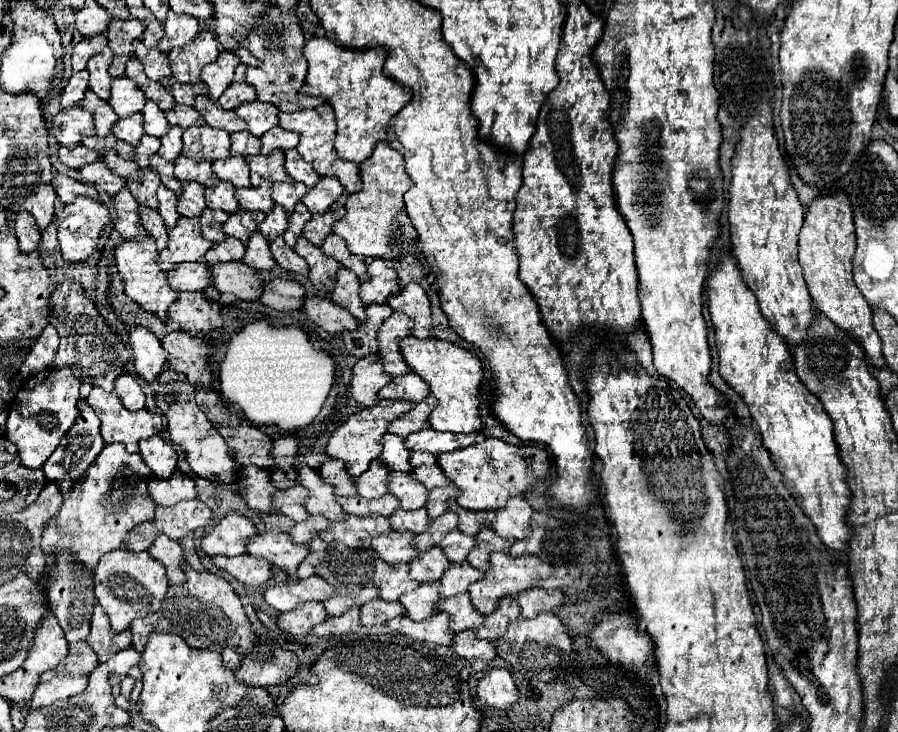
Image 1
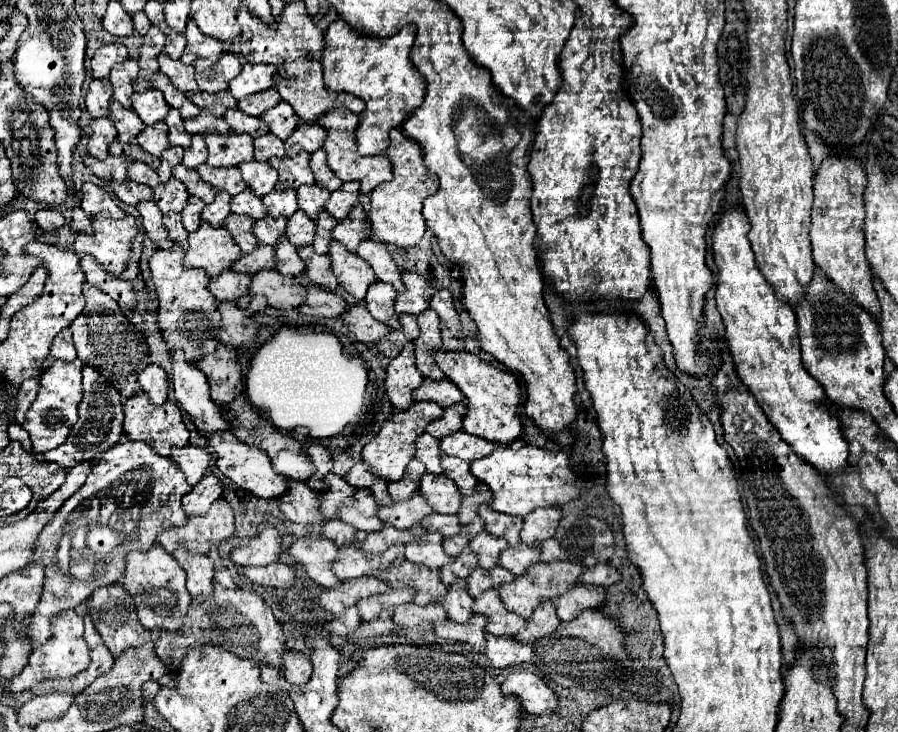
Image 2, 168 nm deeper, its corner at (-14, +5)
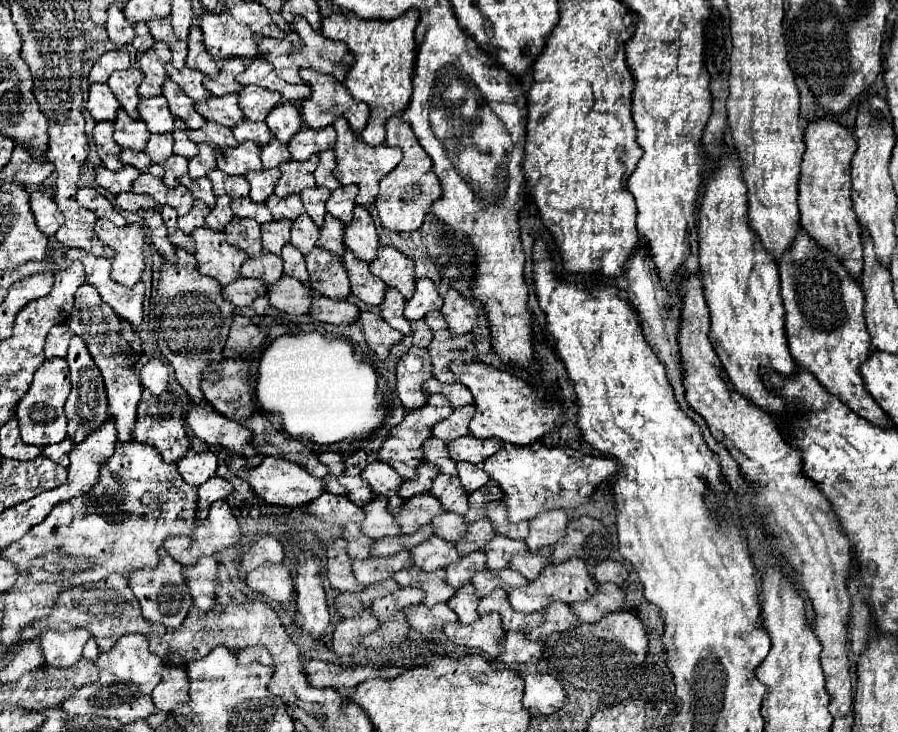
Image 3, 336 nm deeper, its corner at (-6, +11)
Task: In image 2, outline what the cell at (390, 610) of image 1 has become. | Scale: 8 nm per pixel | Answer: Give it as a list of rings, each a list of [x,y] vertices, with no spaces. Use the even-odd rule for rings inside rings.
[[[404,603],[394,607],[394,623],[402,627],[414,627],[420,623],[434,623],[448,619],[448,613],[442,609],[442,605],[432,603],[428,607],[420,607],[414,603]]]

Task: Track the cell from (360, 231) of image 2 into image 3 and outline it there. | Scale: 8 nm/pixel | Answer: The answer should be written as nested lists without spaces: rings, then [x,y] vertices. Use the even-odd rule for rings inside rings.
[[[356,205],[354,217],[348,225],[344,225],[344,245],[364,261],[374,259],[378,249],[378,233],[374,227],[374,219],[362,205]]]

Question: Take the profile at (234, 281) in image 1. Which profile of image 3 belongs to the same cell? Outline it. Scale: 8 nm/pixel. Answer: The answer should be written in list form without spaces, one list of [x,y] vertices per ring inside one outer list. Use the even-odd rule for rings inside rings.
[[[282,275],[276,283],[268,285],[268,301],[278,311],[302,315],[310,309],[312,293],[298,279]]]

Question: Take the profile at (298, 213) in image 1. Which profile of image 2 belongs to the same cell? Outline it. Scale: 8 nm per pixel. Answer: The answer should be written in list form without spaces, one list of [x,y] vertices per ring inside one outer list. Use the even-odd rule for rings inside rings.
[[[320,211],[318,221],[316,221],[316,239],[314,239],[314,249],[318,255],[326,255],[330,241],[332,241],[332,229],[338,221],[328,213],[328,211]]]

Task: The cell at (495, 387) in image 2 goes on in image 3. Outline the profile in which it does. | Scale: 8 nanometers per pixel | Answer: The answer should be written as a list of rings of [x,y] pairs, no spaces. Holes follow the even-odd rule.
[[[480,361],[452,365],[452,371],[474,395],[476,415],[470,421],[470,435],[474,437],[498,437],[512,445],[530,445],[562,423],[560,403],[546,403],[544,393],[534,391],[530,383],[510,375],[508,371],[494,369]]]

